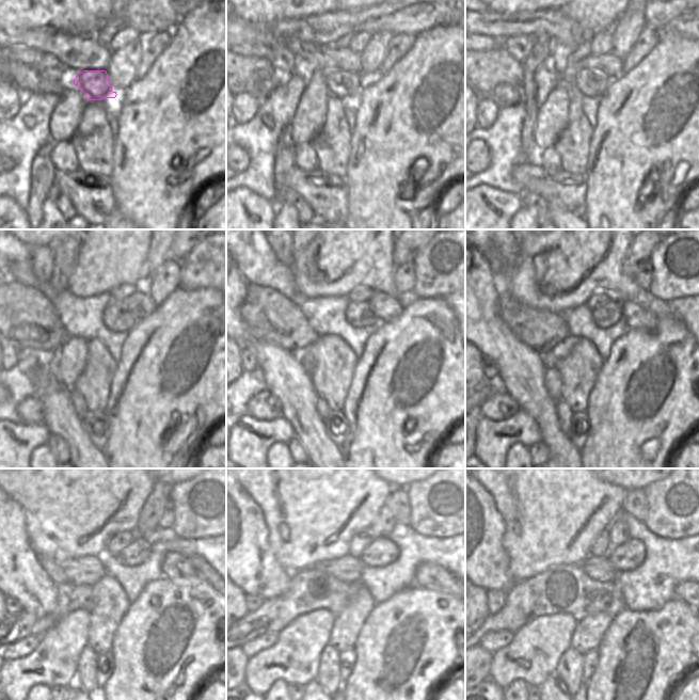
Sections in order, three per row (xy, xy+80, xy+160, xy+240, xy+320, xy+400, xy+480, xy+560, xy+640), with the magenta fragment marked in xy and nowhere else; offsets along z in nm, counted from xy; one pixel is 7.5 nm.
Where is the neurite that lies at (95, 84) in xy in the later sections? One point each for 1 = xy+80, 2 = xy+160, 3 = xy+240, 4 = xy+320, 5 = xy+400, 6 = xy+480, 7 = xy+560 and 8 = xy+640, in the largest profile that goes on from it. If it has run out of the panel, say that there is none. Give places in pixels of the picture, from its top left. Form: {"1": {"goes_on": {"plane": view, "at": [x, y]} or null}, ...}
{"1": {"goes_on": {"plane": "xy+80", "at": [340, 83]}}, "2": {"goes_on": {"plane": "xy+160", "at": [588, 82]}}, "3": {"goes_on": {"plane": "xy+240", "at": [117, 319]}}, "4": {"goes_on": {"plane": "xy+320", "at": [359, 315]}}, "5": {"goes_on": {"plane": "xy+400", "at": [607, 315]}}, "6": {"goes_on": {"plane": "xy+480", "at": [138, 551]}}, "7": {"goes_on": {"plane": "xy+560", "at": [381, 551]}}, "8": {"goes_on": {"plane": "xy+640", "at": [630, 555]}}}

